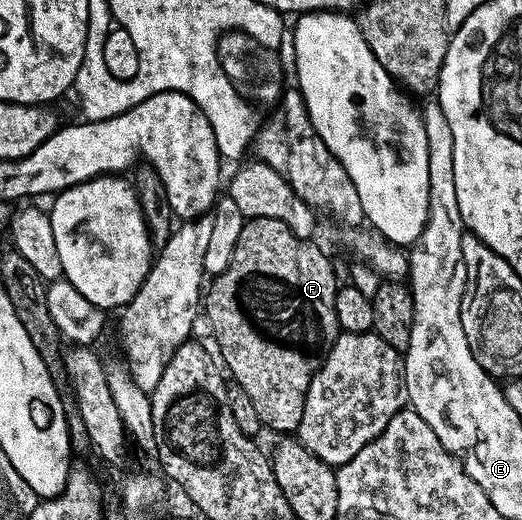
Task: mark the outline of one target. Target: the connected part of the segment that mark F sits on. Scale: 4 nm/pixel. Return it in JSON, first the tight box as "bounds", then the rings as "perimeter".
{"bounds":[204,217,340,435],"perimeter":[[[252,217],[246,220],[244,227],[240,231],[240,239],[236,239],[236,251],[232,255],[232,263],[227,269],[217,274],[214,281],[209,282],[204,293],[204,321],[210,324],[210,329],[214,332],[214,341],[218,344],[217,356],[222,356],[221,364],[226,364],[225,372],[232,378],[233,384],[241,387],[247,393],[248,399],[252,399],[252,407],[256,407],[256,415],[260,415],[263,426],[267,430],[275,429],[278,435],[293,434],[300,427],[300,415],[304,415],[304,399],[308,395],[308,387],[316,375],[316,371],[324,363],[328,351],[336,343],[339,335],[338,320],[336,319],[336,295],[340,288],[340,280],[334,274],[334,265],[326,258],[326,253],[318,245],[313,245],[313,240],[297,237],[294,232],[280,219],[268,219],[267,217]]]}

